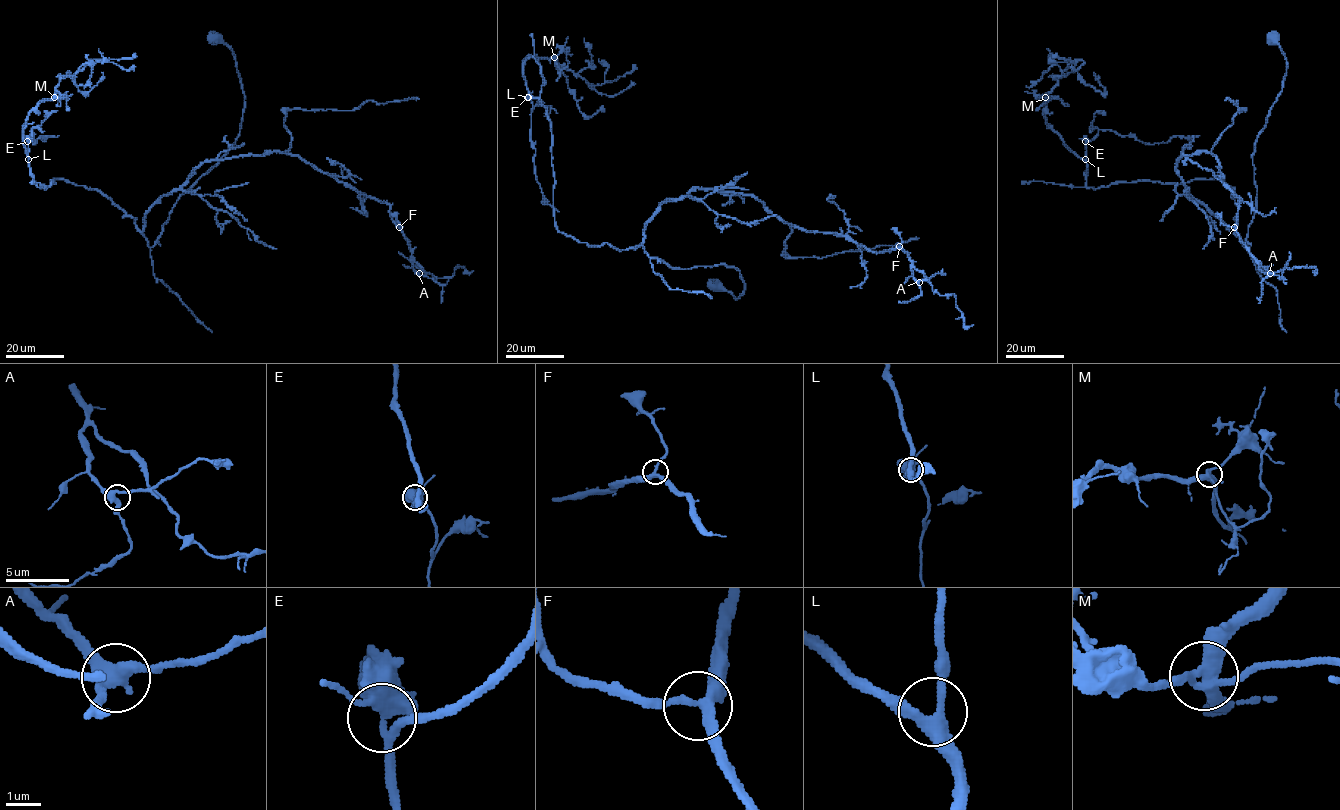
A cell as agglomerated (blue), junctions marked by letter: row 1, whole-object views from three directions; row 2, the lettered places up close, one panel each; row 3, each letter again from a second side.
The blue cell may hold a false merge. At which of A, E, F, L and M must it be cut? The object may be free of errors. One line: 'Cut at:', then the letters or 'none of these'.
Cut at: none of these

